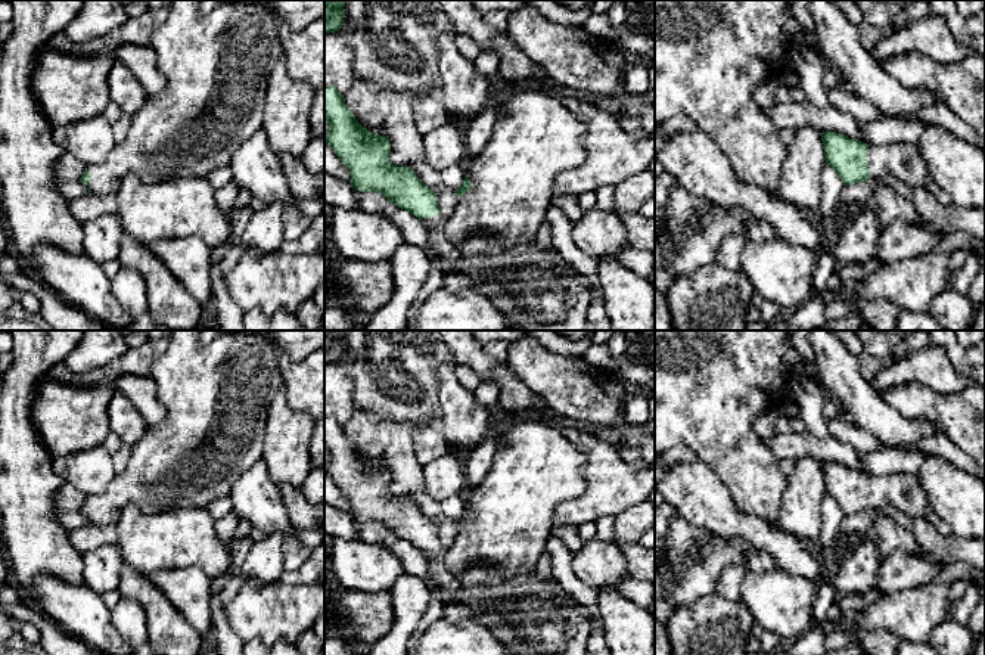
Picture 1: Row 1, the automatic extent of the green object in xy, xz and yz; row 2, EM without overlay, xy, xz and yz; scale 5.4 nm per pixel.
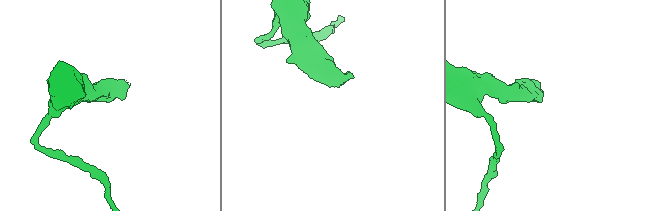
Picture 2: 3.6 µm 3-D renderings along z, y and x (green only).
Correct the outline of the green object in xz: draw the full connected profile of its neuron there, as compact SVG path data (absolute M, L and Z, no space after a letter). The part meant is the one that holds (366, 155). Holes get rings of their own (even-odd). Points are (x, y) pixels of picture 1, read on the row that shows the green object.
M324 86L324 121L329 124L326 145L349 170L355 190L379 192L426 226L445 221L436 193L410 167L389 161L389 139L363 127L333 86Z

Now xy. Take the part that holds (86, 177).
M170 0L170 15L150 40L165 86L159 93L149 96L131 117L125 140L115 145L106 161L87 165L80 180L88 186L88 195L114 193L130 174L147 184L184 177L206 179L212 170L229 167L234 150L262 127L267 81L282 58L280 18L262 0L237 0L220 4L209 13L202 13L199 3L201 0Z

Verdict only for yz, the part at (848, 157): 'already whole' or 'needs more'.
needs more

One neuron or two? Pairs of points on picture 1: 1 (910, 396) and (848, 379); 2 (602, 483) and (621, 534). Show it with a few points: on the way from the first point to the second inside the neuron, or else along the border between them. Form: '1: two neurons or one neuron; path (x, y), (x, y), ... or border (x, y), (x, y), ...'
1: two neurons; border (876, 393), (903, 416)
2: two neurons; border (639, 502), (627, 506), (615, 517)

